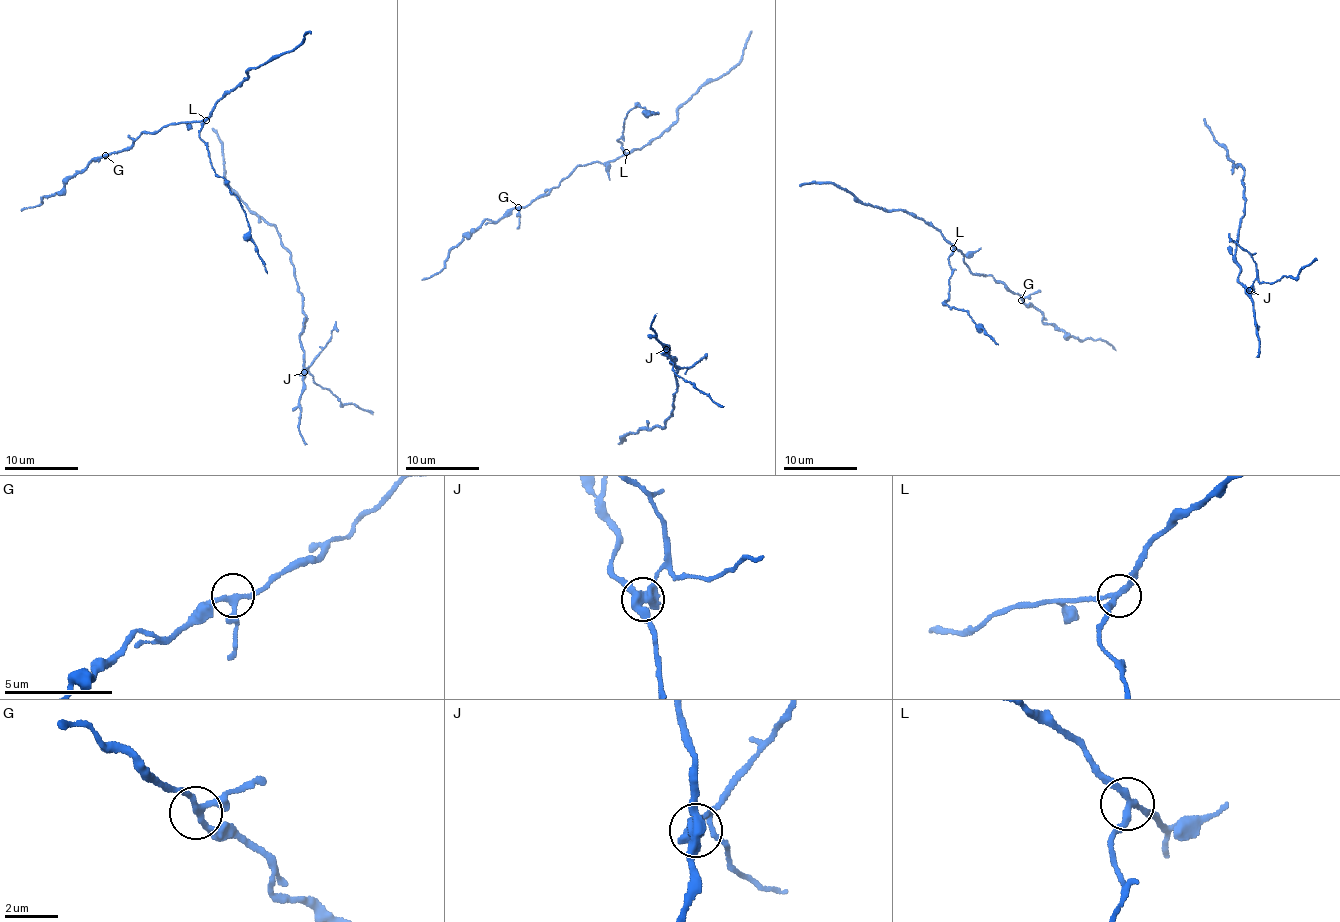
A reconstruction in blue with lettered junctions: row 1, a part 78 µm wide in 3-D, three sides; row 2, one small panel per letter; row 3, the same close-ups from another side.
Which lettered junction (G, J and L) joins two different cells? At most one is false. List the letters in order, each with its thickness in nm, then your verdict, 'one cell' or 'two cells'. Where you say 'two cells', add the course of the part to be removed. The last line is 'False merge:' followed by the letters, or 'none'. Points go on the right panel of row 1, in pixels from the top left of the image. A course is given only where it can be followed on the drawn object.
G: 240 nm thick; one cell
J: 440 nm thick; two cells; foreign part runs (1249, 290), (1256, 279), (1274, 282), (1285, 276), (1296, 277), (1300, 270), (1316, 259)
L: 240 nm thick; one cell
False merge: J

